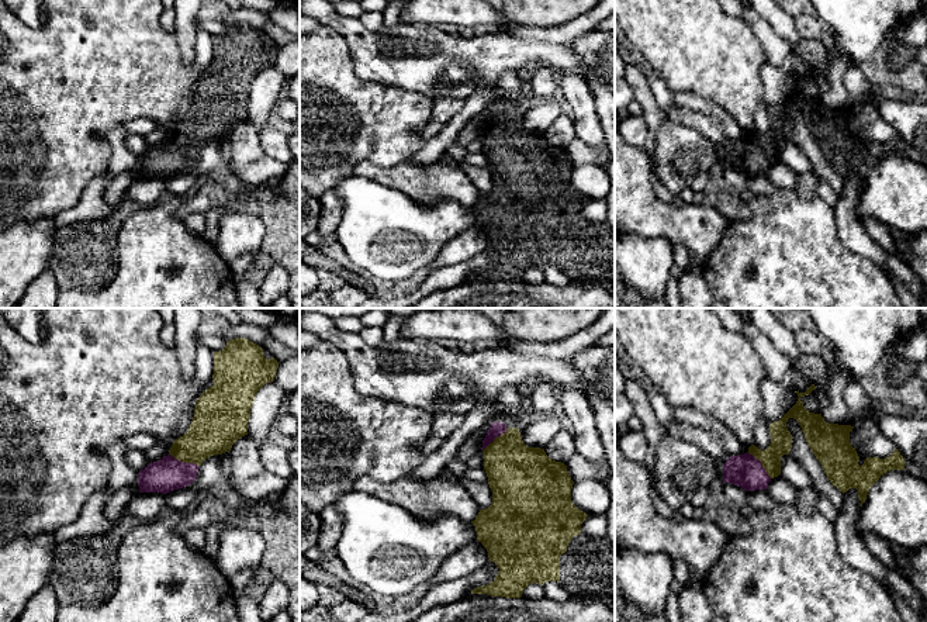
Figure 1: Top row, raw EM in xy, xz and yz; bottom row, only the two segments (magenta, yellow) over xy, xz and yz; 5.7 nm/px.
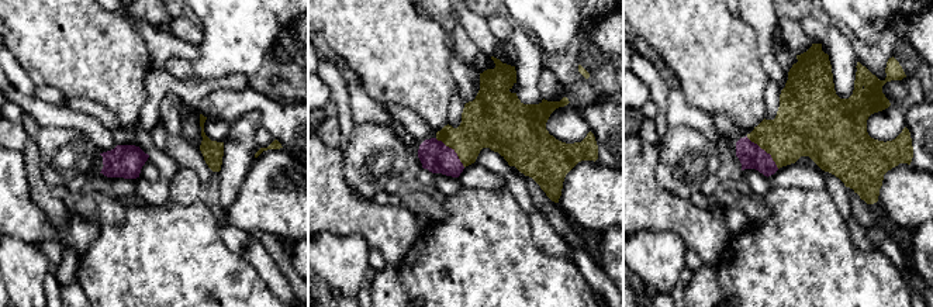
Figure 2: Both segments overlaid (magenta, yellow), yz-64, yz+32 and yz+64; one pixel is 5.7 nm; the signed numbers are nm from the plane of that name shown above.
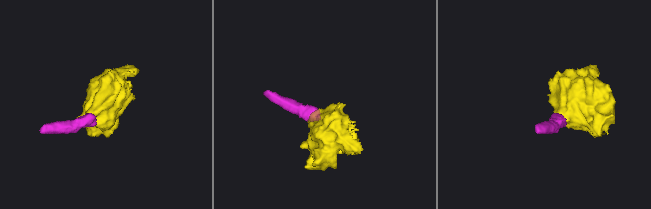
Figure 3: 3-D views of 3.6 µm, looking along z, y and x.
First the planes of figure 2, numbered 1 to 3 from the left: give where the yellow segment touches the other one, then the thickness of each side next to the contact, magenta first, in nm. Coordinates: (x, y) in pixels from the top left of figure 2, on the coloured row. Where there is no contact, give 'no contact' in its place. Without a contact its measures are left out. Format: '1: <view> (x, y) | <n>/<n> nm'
1: no contact
2: yz+32 (452, 149) | 170/280 nm
3: yz+64 (763, 149) | 140/320 nm

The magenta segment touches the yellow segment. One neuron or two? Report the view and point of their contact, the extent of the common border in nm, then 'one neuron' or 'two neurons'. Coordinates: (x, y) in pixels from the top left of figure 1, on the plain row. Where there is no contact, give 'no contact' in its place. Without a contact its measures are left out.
meets magenta in xy at (184, 147); contact 190 nm long; one neuron

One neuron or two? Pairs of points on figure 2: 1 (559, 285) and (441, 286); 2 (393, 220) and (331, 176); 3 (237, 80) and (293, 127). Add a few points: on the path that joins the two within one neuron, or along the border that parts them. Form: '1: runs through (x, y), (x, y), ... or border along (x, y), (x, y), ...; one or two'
1: runs through (529, 282), (522, 282), (518, 286), (470, 286); one
2: runs through (376, 220), (363, 217), (339, 193); one
3: border along (248, 86), (239, 90), (216, 89), (213, 92); two

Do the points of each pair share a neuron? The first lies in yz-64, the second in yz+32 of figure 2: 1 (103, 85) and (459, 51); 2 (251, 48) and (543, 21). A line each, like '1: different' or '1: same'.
1: different
2: same

